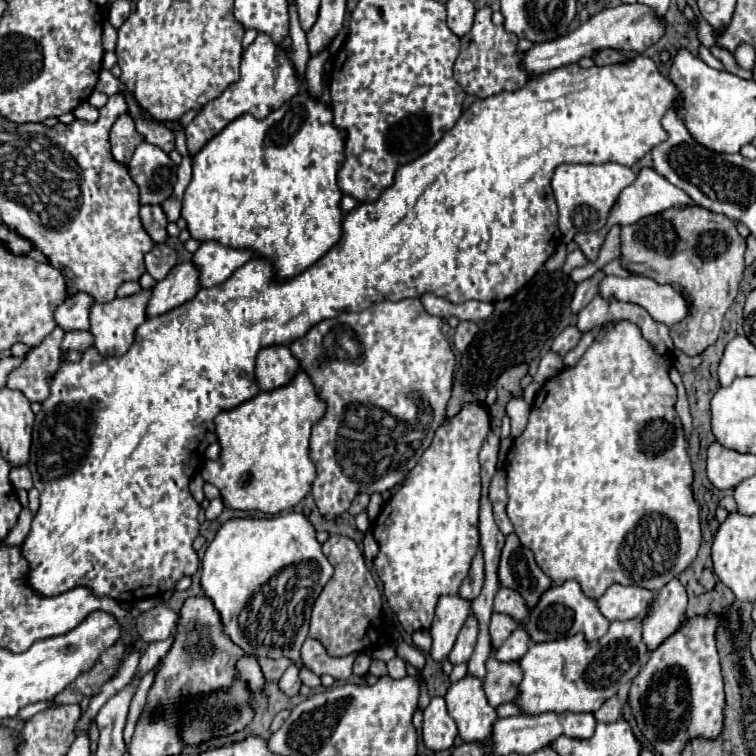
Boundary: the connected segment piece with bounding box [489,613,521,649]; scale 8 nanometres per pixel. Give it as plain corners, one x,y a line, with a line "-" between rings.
493,613
491,617
491,625
489,625
489,633
491,633
491,641
493,647
497,649
521,623
515,621
513,617
505,615
505,613

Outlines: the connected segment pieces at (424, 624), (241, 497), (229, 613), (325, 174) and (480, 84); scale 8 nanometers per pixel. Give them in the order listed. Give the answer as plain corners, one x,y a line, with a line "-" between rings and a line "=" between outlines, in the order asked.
463,403
461,411
453,417
445,417
435,433
431,449
423,453
421,461
409,471
399,491
383,505
373,537
379,545
379,553
373,559
373,567
383,581
383,593
389,607
395,611
401,627
407,633
417,629
429,629
435,613
437,599
441,595
455,595
463,577
467,577
475,549
479,547
479,499
481,499
481,465
479,451
487,439
491,425
485,405
=
299,369
297,375
287,385
263,391
235,409
221,411
215,417
221,457
219,461
211,461
205,465
201,475
203,481
219,487
223,501
233,509
263,511
273,515
297,505
311,491
311,485
315,481
315,465
309,457
309,437
313,425
323,419
325,409
327,403
317,395
311,377
303,369
=
303,513
275,517
233,517
221,525
215,539
209,543
201,567
201,587
219,609
225,633
235,643
249,655
273,659
291,657
295,665
301,667
299,649
307,639
313,603
333,575
333,565
323,555
311,521
=
307,89
261,121
249,113
237,117
193,157
193,179
185,189
181,209
191,237
255,249
275,265
279,279
289,279
311,267
343,235
343,193
337,187
337,173
345,163
345,139
347,129
333,125
331,105
313,99
=
489,5
477,9
471,31
461,37
461,53
455,61
457,83
463,87
465,93
475,95
479,99
491,97
501,91
519,89
529,81
529,73
521,65
525,53
517,49
519,37
515,33
509,33
503,25
493,25
491,15
493,9

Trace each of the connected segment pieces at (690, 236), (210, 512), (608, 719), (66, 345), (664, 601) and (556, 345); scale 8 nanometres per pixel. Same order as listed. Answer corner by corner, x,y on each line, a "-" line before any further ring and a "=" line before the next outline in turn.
699,205
671,207
621,229
621,261
633,273
671,283
689,299
689,317
671,327
675,349
695,357
717,341
725,311
733,305
745,271
745,239
733,221
=
221,497
211,500
209,506
205,510
206,519
214,521
222,513
224,507
=
617,697
607,699
607,701
601,705
601,709
595,711
593,715
595,715
595,719
597,719
599,723
613,723
613,721
617,721
617,719
621,717
621,703
619,703
619,699
617,699
=
67,331
65,339
61,343
61,349
75,349
75,351
83,351
87,345
93,345
95,337
91,331
=
671,579
657,593
653,601
653,613
643,621
643,641
647,643
647,649
655,649
683,623
687,601
687,589
679,579
=
569,325
567,329
563,329
563,331
555,337
551,349
557,351
559,355
565,355
567,351
571,351
571,349
577,345
579,337
581,337
581,331
577,329
577,325

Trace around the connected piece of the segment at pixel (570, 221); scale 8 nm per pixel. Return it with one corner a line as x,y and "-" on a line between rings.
563,163
555,169
551,187
555,193
555,201
559,207
559,229
563,233
563,241
571,243
577,233
599,231
607,223
609,209
617,201
619,193
635,181
635,173
631,167
619,163
603,163
603,165
579,165
579,163

